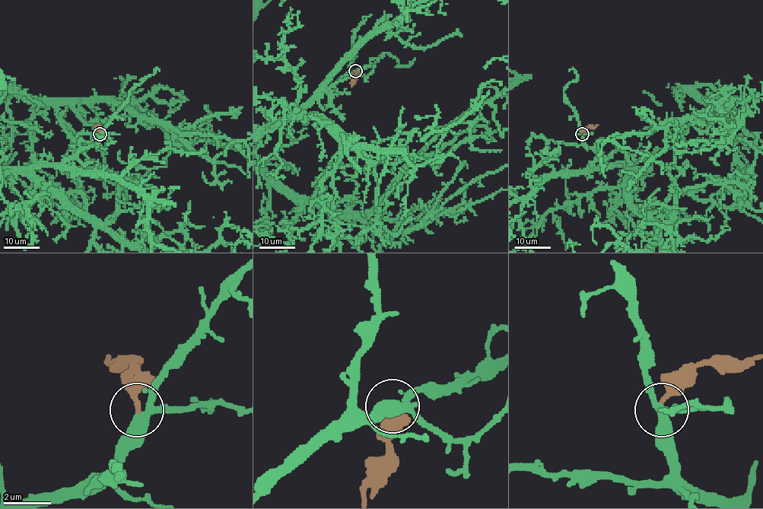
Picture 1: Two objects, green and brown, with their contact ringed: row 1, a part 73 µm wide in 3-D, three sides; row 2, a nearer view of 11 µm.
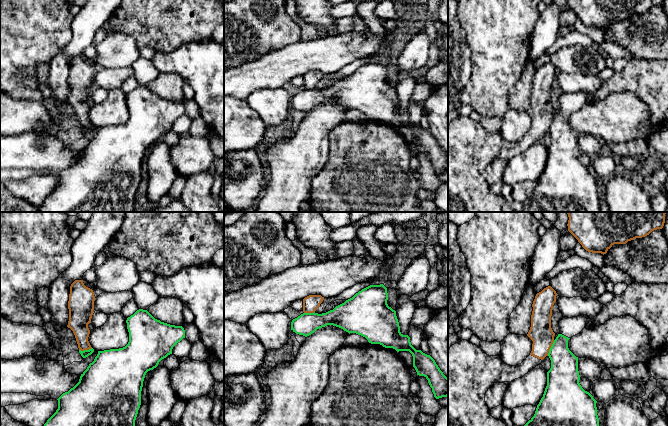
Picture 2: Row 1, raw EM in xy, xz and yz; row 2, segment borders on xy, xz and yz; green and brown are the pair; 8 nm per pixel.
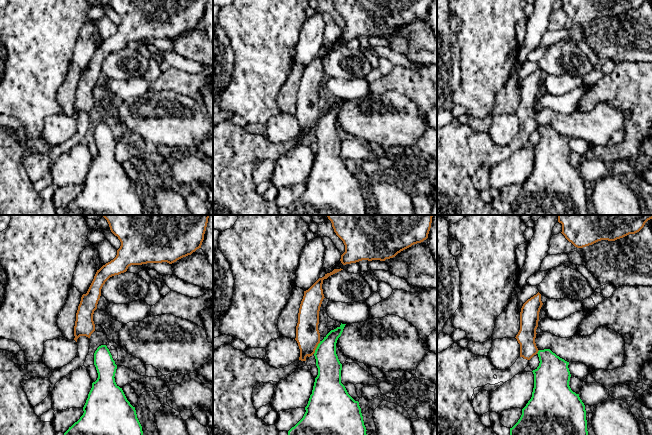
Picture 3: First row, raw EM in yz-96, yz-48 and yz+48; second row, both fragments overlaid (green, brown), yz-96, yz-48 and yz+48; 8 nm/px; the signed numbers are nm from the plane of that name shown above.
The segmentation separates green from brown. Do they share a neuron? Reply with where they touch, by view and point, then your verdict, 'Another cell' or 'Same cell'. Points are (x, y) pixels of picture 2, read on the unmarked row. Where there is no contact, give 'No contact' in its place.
Touches green at yz (550, 124). Another cell

